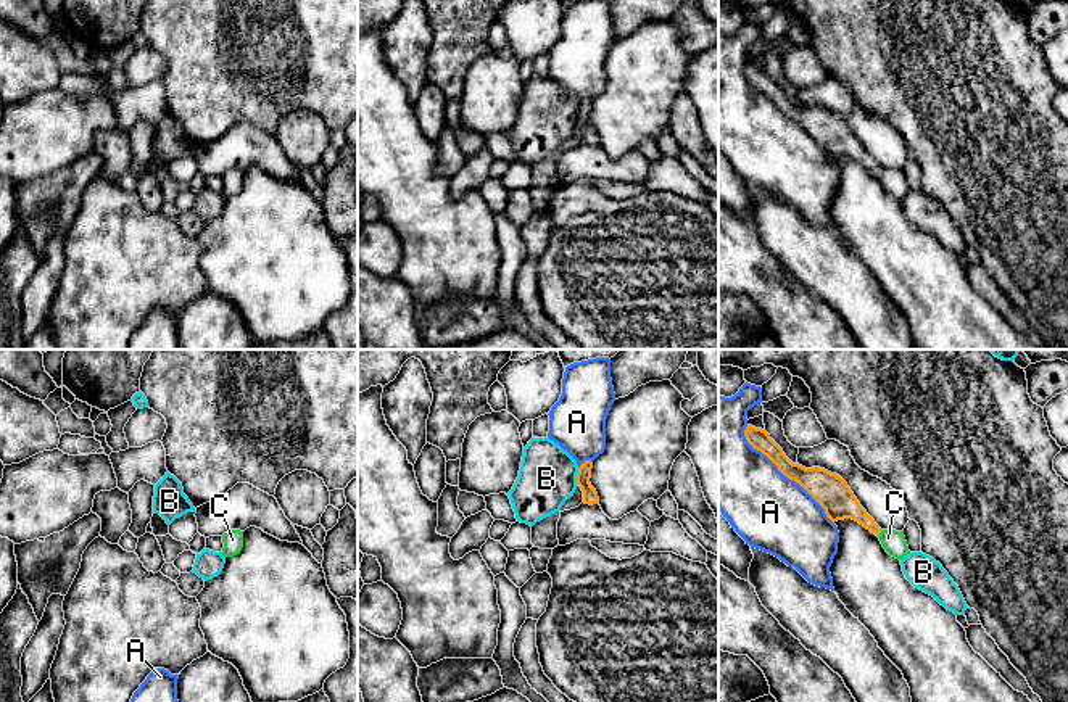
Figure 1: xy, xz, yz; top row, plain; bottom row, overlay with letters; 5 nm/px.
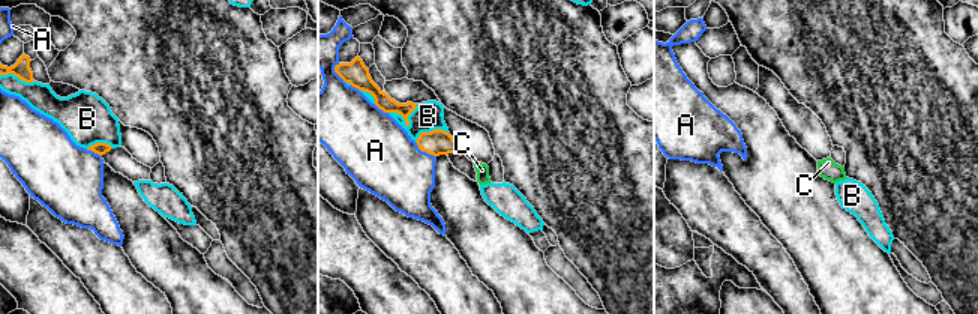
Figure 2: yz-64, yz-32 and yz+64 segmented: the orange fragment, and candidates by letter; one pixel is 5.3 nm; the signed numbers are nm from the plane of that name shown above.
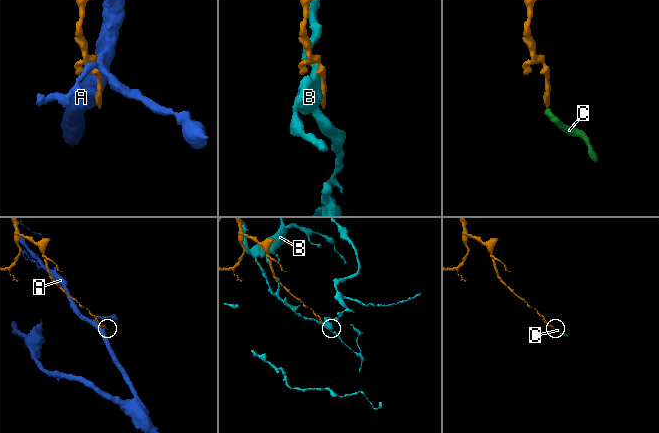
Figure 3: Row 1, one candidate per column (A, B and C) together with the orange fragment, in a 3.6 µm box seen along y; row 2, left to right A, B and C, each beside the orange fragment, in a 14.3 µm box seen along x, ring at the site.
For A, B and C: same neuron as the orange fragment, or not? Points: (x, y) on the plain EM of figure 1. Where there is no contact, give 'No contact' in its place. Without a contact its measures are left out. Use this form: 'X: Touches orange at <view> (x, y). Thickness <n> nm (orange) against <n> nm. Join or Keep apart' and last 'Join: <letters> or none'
A: Touches orange at yz (785, 115). Thickness 170 nm (orange) against 380 nm. Keep apart
B: Touches orange at xz (577, 115). Thickness 80 nm (orange) against 280 nm. Keep apart
C: Touches orange at yz (880, 171). Thickness 160 nm (orange) against 120 nm. Join
Join: C

